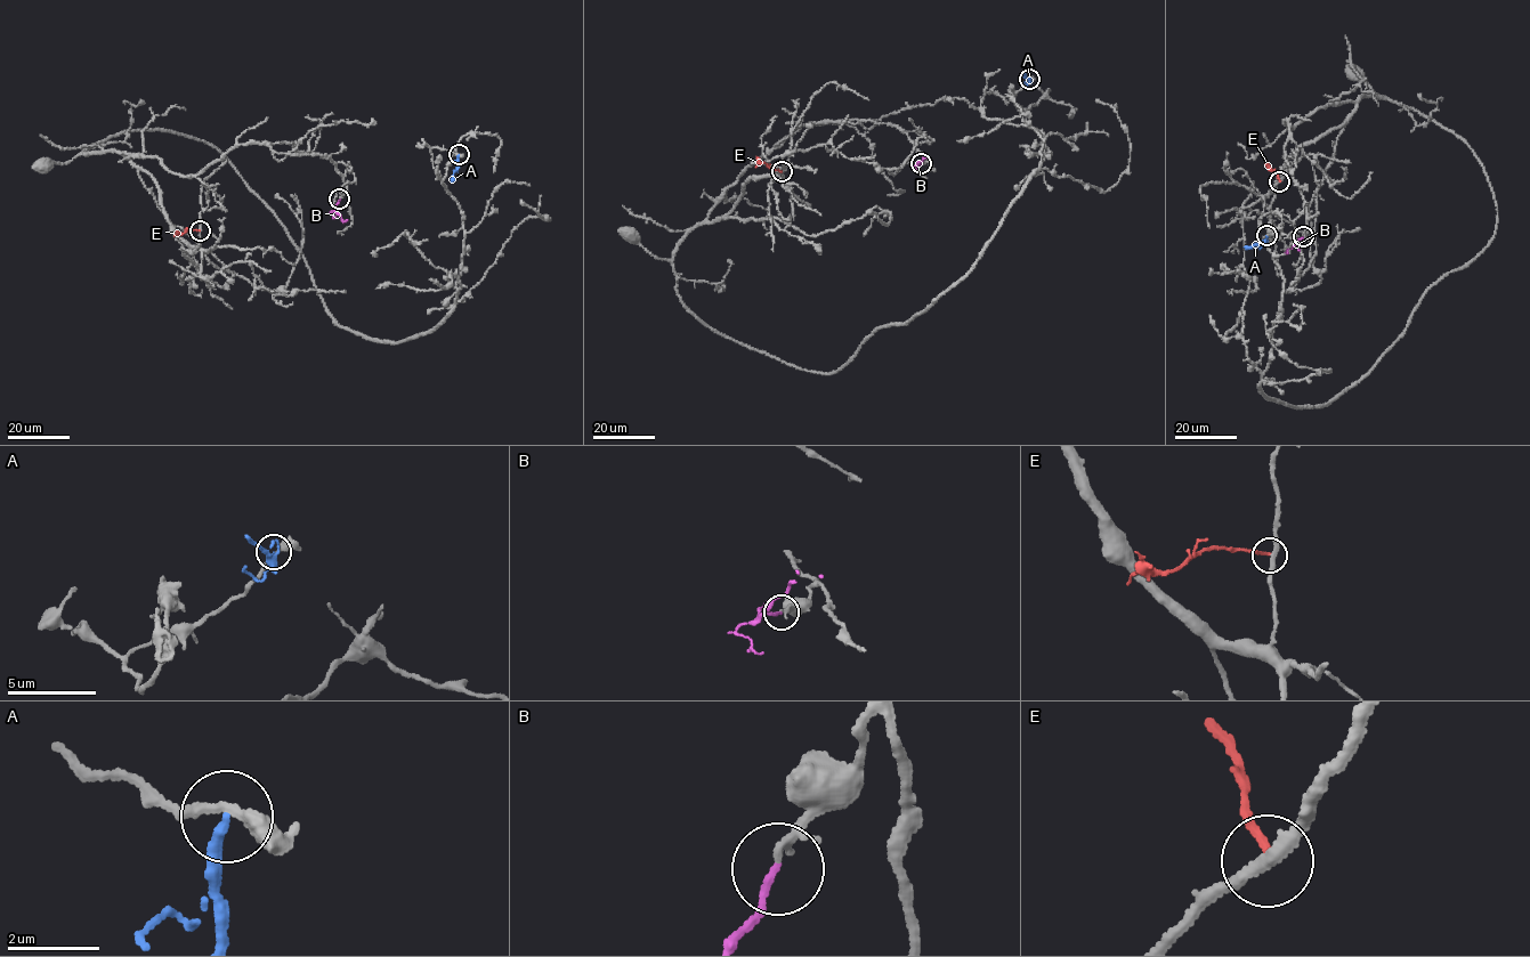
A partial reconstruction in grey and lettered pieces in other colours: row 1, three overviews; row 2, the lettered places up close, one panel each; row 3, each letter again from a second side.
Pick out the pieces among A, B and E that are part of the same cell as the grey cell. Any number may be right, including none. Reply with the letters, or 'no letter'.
B

